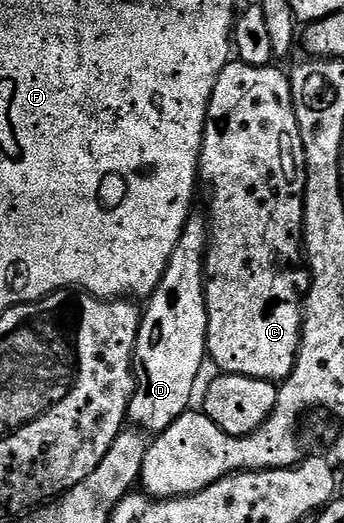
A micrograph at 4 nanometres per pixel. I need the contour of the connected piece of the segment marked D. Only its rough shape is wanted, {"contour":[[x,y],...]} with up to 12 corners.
{"contour":[[189,214],[140,319],[133,427],[193,405],[206,366],[209,219]]}

